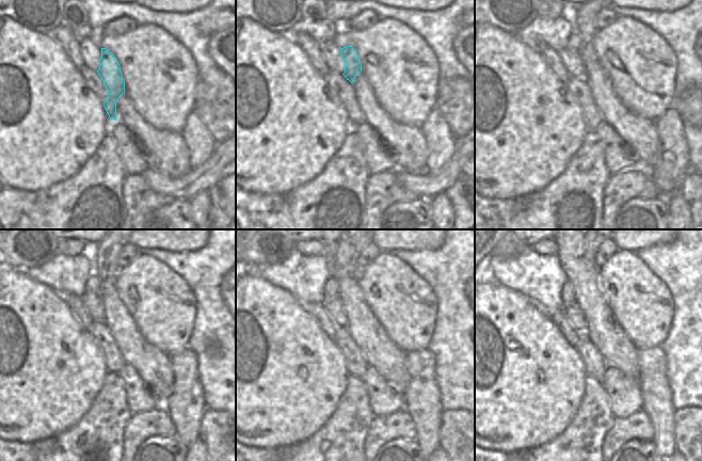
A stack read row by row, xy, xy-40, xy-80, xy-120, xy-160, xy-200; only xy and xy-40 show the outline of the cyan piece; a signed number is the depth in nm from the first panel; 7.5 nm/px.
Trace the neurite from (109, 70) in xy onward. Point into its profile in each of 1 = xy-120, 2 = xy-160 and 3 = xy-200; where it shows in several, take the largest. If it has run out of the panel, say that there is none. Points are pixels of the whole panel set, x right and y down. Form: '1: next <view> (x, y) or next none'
1: next xy-120 (105, 255)
2: next xy-160 (346, 253)
3: next xy-200 (590, 251)

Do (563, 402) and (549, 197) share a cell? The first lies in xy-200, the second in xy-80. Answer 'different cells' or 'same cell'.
different cells

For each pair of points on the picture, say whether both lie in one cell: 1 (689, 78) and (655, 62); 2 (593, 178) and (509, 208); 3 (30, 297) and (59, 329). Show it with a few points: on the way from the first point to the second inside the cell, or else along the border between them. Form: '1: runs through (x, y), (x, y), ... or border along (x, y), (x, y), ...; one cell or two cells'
1: border along (670, 47), (676, 60), (675, 96); two cells
2: runs through (572, 190), (567, 191), (552, 205), (530, 205); one cell
3: runs through (35, 304), (51, 321); one cell

